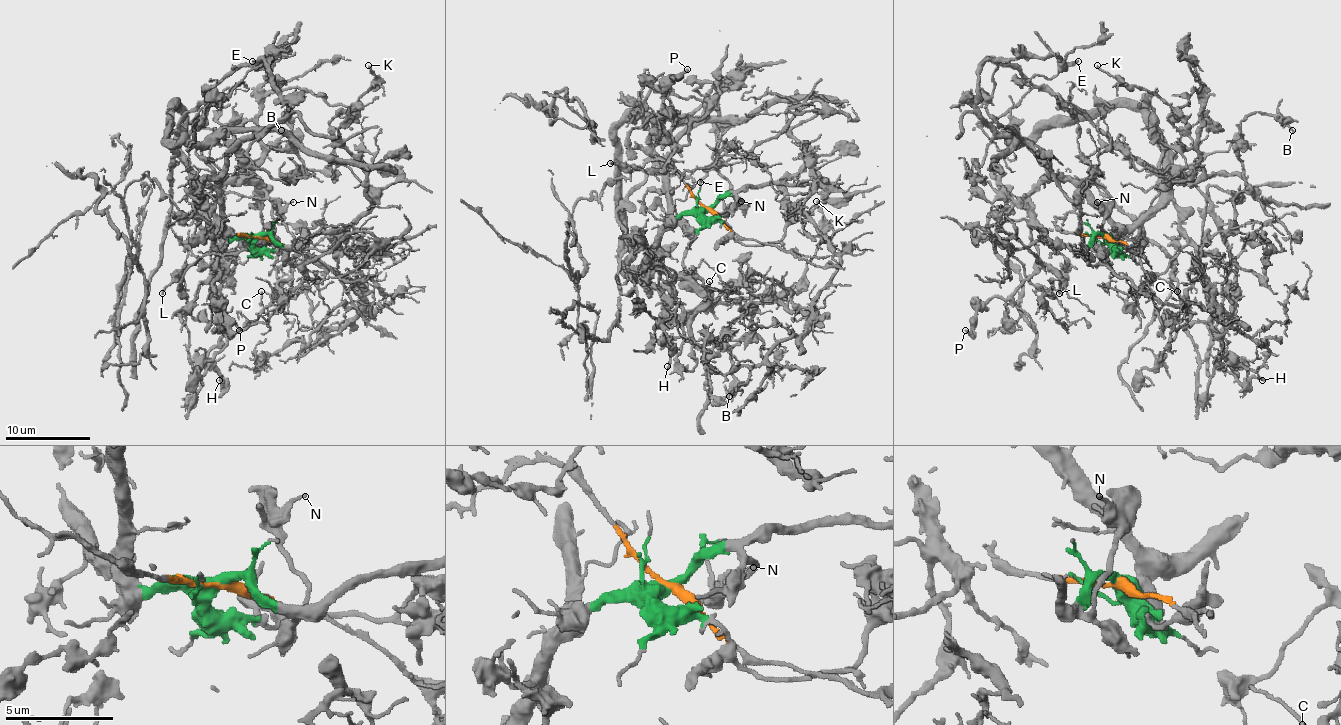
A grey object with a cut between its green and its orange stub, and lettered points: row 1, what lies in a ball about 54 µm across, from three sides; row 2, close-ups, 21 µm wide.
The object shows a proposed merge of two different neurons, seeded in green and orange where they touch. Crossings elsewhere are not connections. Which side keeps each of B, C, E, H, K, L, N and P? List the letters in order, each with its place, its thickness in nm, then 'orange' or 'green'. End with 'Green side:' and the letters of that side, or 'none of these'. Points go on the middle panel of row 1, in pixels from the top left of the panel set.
B: place (729, 396); calibre 120 nm; green
C: place (709, 281); calibre 110 nm; green
E: place (700, 182); calibre 220 nm; green
H: place (667, 366); calibre 200 nm; green
K: place (816, 201); calibre 180 nm; green
L: place (610, 163); calibre 200 nm; green
N: place (741, 201); calibre 140 nm; green
P: place (687, 69); calibre 240 nm; green
Green side: B, C, E, H, K, L, N, P

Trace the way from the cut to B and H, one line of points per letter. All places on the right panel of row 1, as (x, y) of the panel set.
B: (1105, 238), (1135, 225), (1167, 184), (1239, 174), (1239, 125), (1246, 118), (1261, 112), (1278, 116), (1293, 131)
H: (1105, 238), (1148, 221), (1171, 201), (1195, 248), (1222, 366), (1242, 383), (1263, 381)

